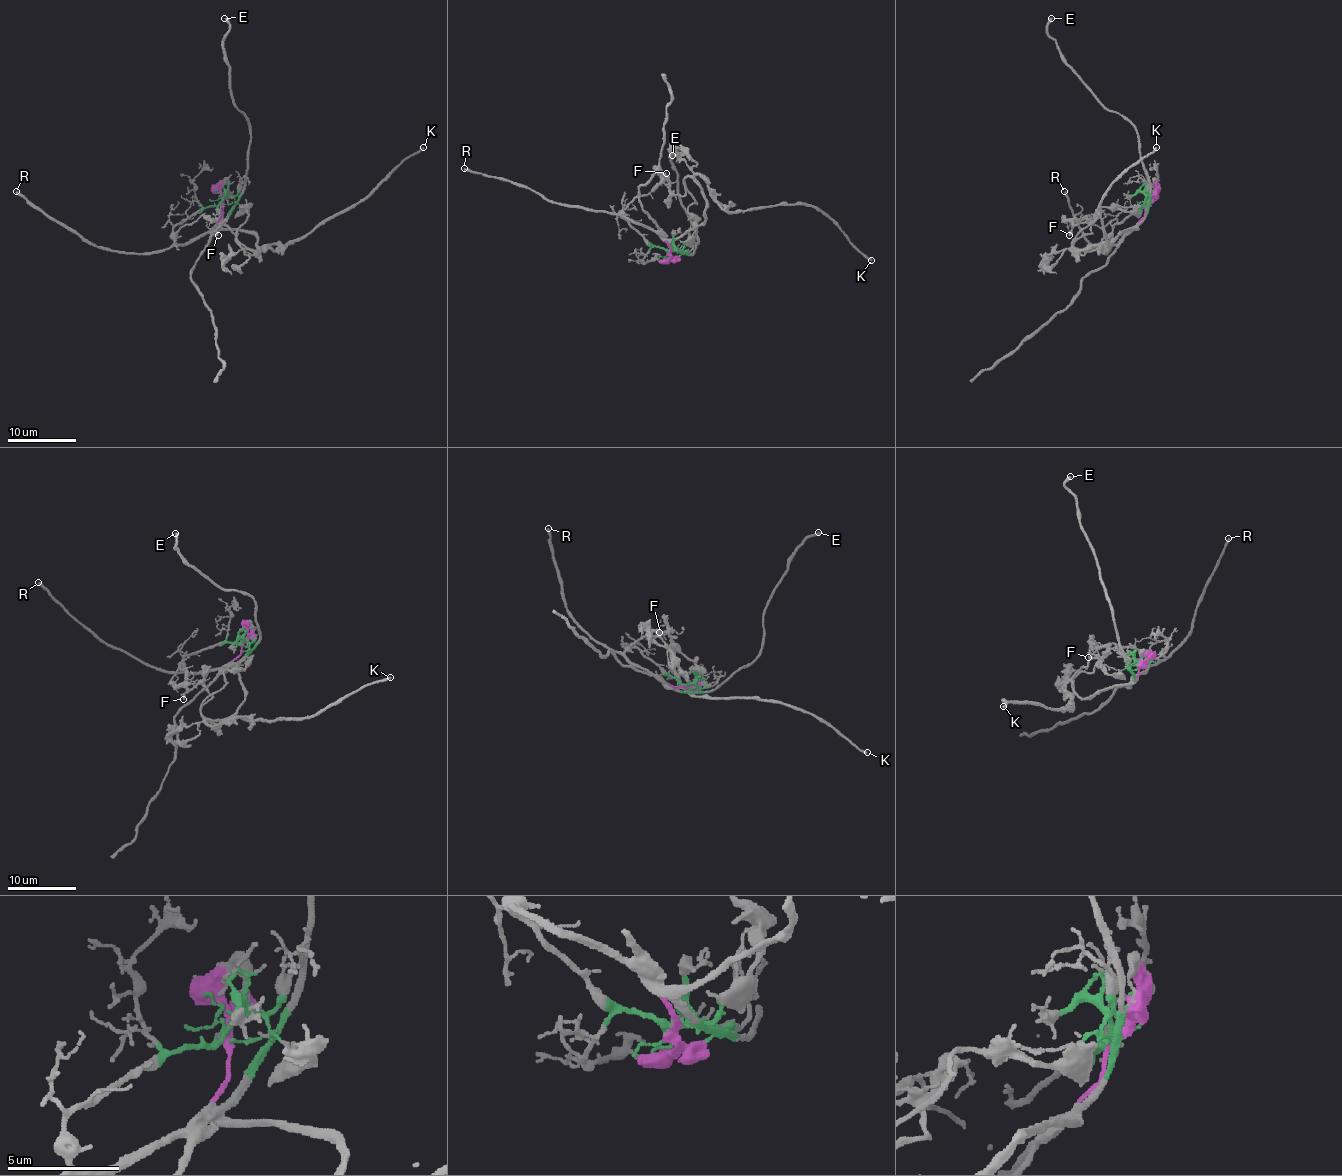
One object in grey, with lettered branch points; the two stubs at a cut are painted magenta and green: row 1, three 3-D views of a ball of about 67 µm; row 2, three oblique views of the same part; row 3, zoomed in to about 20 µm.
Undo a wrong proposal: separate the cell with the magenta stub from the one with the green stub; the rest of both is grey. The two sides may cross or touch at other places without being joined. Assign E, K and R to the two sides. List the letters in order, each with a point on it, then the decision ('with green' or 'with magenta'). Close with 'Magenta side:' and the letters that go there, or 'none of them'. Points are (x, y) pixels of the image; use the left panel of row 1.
E: place (224, 18); with green
K: place (423, 147); with magenta
R: place (16, 191); with green
Magenta side: K

